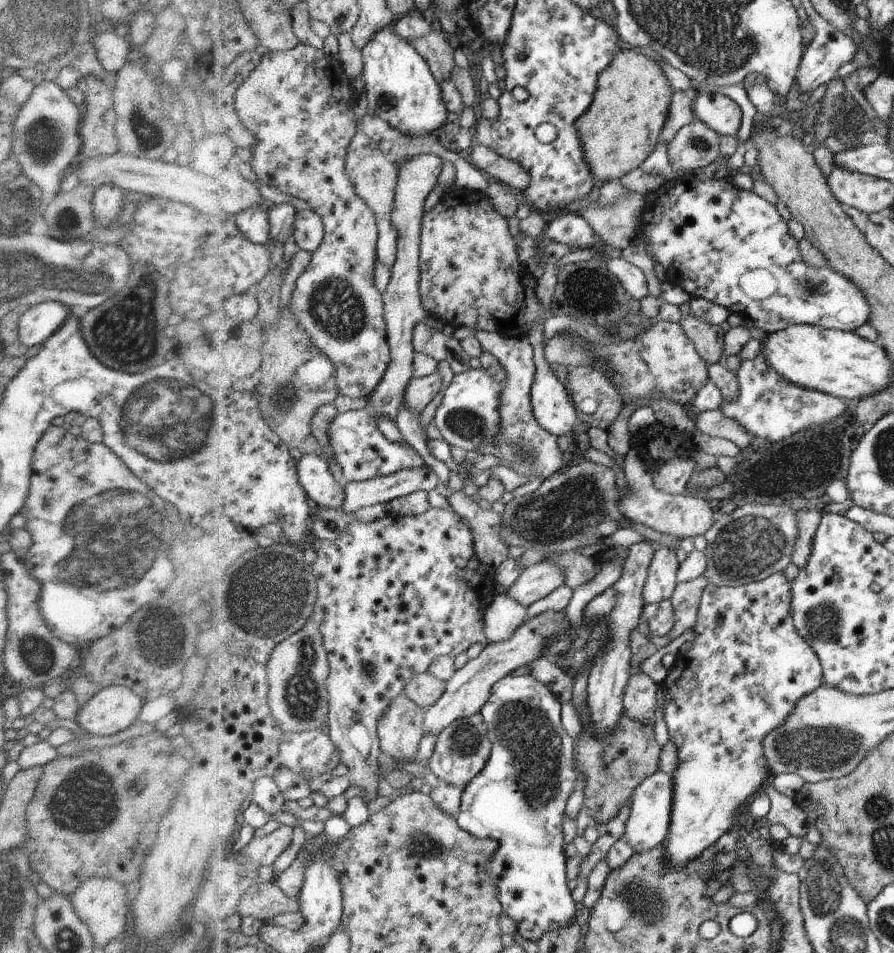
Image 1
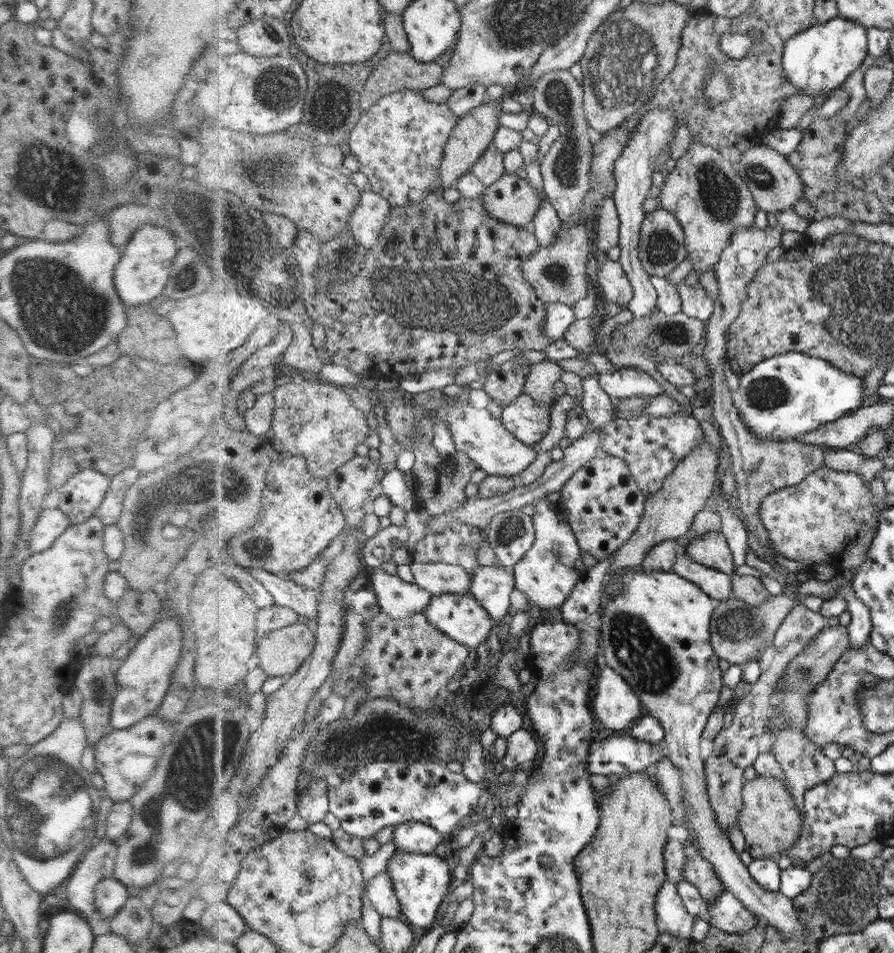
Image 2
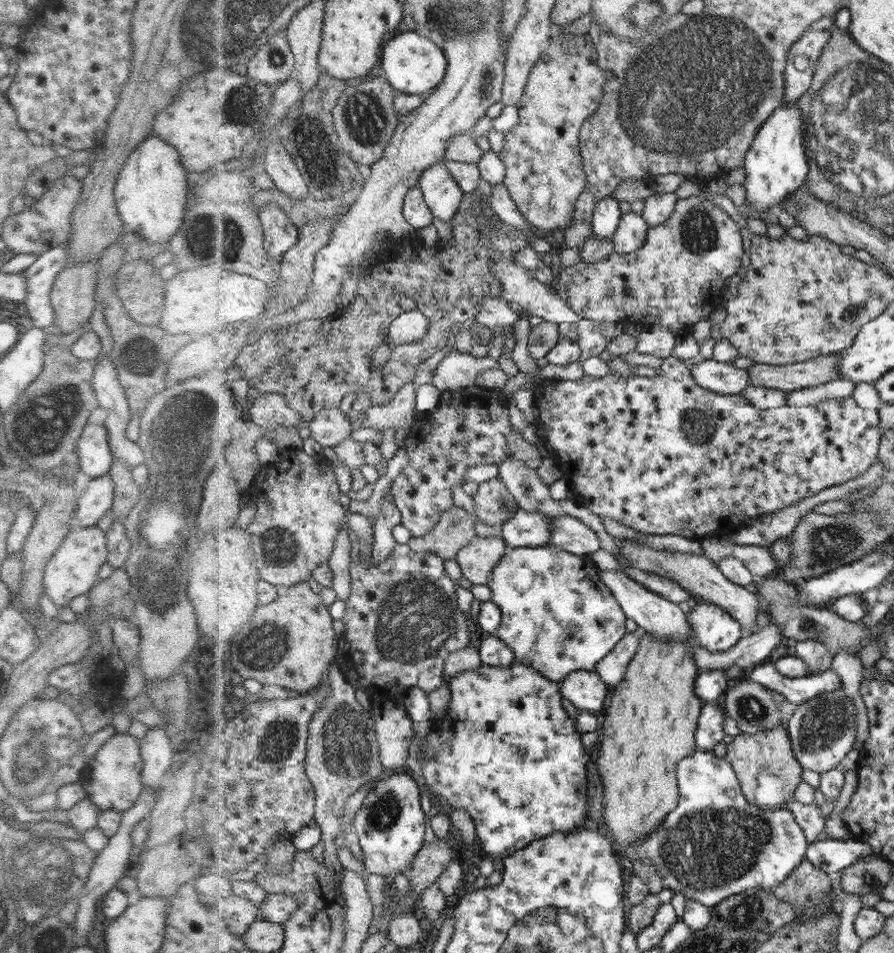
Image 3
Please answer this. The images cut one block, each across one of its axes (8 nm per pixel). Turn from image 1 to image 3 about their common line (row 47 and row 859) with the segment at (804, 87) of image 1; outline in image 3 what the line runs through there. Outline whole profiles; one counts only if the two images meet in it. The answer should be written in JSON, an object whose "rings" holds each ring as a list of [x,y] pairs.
{"rings":[[[830,838],[817,840],[810,844],[809,854],[806,854],[806,860],[826,873],[834,873],[837,868],[847,868],[854,861],[860,860],[860,857],[874,857],[873,849],[870,844],[864,844],[854,838],[843,842]]]}

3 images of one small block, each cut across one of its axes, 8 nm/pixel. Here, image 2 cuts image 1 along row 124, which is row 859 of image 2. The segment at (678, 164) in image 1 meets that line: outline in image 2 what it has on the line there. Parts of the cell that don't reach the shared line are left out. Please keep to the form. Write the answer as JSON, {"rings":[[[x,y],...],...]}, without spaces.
{"rings":[[[688,835],[680,841],[683,842],[684,849],[686,849],[684,879],[698,889],[705,902],[704,908],[706,908],[709,902],[713,902],[720,893],[725,892],[725,886],[718,879],[713,864],[704,858],[700,848],[694,846],[692,838]]]}

